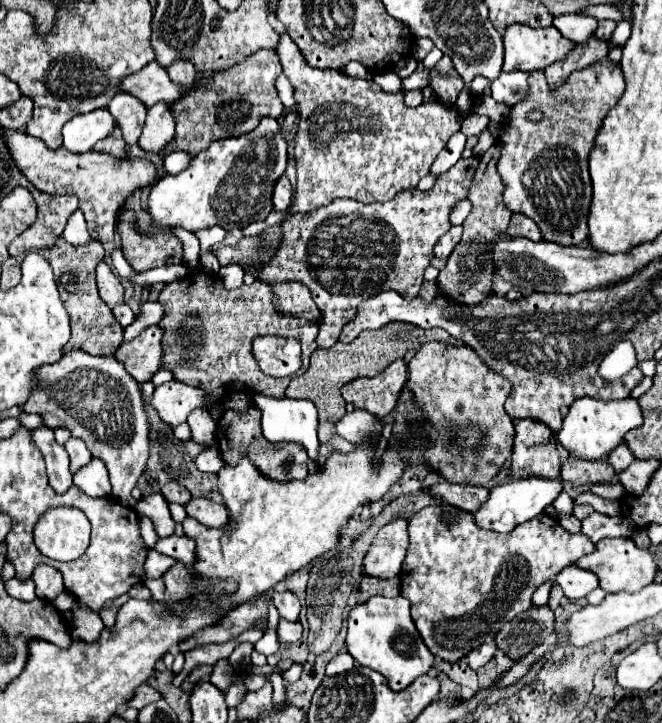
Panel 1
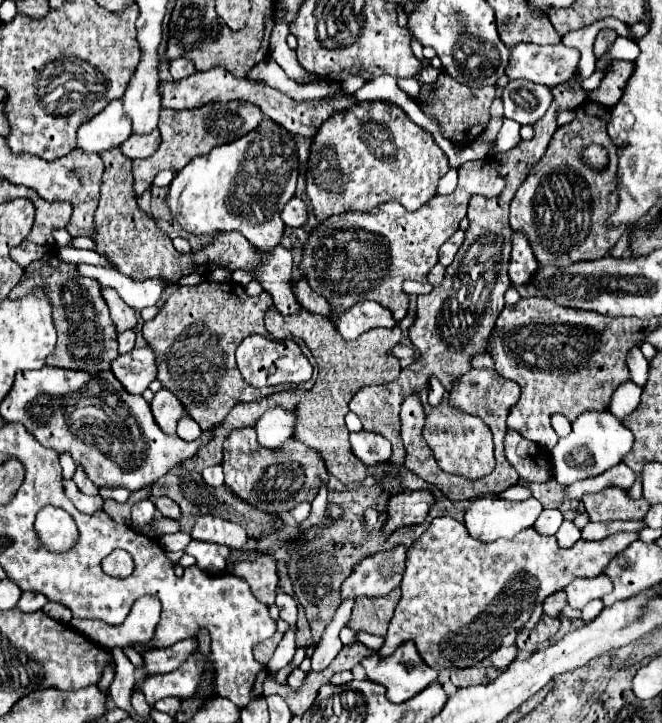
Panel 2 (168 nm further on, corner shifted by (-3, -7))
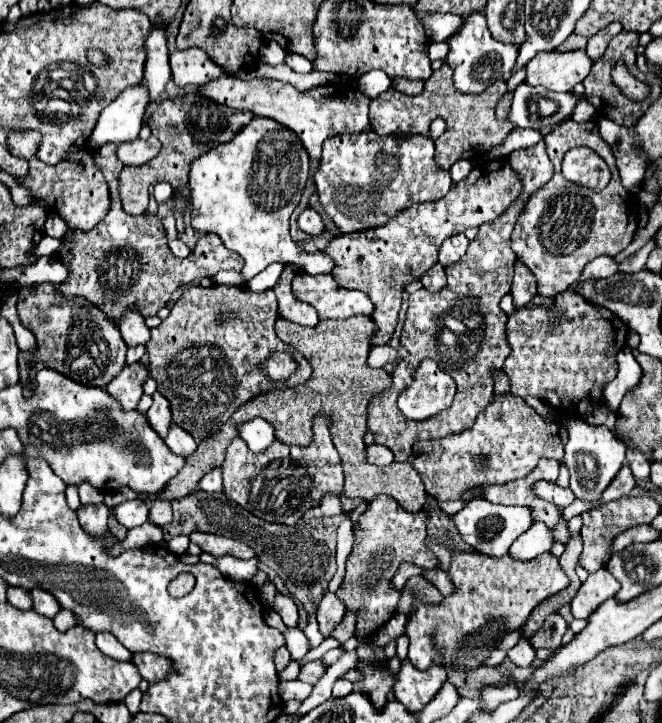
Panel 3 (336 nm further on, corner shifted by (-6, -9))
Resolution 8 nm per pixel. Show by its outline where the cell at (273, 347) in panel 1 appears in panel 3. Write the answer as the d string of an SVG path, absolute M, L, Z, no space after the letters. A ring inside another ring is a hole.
M274 352L270 356L270 360L264 364L264 372L272 378L272 380L284 380L288 376L292 376L296 370L296 362L284 352Z

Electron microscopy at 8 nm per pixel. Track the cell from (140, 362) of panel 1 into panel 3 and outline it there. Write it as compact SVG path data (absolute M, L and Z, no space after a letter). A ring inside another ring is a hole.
M140 362L132 364L132 366L124 366L124 370L118 374L118 378L114 378L106 386L106 392L114 400L118 400L118 404L122 406L124 412L134 410L142 398L142 384L146 378L148 378L148 370Z

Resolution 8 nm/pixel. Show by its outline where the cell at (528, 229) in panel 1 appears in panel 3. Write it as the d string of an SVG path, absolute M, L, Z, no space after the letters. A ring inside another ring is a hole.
M516 264L516 272L514 272L514 282L512 282L510 294L512 294L516 310L524 308L536 296L534 274L526 266L522 266L522 264Z

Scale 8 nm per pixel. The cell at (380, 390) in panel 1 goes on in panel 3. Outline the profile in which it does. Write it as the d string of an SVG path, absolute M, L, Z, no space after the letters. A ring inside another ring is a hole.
M544 142L512 152L508 162L522 176L522 194L502 216L498 216L498 220L480 226L476 240L470 242L462 260L444 268L448 282L440 292L430 294L426 288L422 288L410 294L408 312L400 334L400 346L410 354L410 360L400 360L396 364L392 372L392 386L376 394L368 406L368 430L374 434L376 444L388 446L394 452L398 462L408 460L412 444L420 440L436 440L470 428L476 416L494 398L494 372L502 370L504 360L510 354L510 344L506 340L508 316L498 308L500 298L510 292L514 276L516 260L510 248L510 234L528 198L552 178L552 162L546 156ZM424 358L432 358L438 368L442 368L442 372L450 374L458 384L458 392L452 406L444 412L438 412L430 420L406 420L406 416L402 416L398 410L396 400L406 384L410 384L414 368L418 368L420 360Z

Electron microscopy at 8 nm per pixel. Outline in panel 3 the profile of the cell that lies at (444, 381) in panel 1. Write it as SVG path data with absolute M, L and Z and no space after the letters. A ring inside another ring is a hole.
M506 394L506 396L494 396L492 404L488 404L488 408L478 414L474 426L464 430L462 436L457 437L456 434L436 442L420 441L414 444L408 462L412 462L412 466L422 476L422 482L430 496L434 496L436 500L460 500L464 490L470 490L482 484L506 484L528 476L536 468L538 460L542 458L554 458L562 462L566 440L568 440L568 430L562 424L560 426L546 424L544 418L534 408L526 406L522 398ZM482 456L484 456L484 464L478 464L476 458L482 458Z

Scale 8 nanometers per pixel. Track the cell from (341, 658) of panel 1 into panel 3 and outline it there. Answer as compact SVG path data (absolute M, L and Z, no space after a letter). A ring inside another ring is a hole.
M340 678L340 680L336 680L336 684L334 684L334 688L332 688L332 698L344 698L344 696L348 696L352 690L354 690L354 684Z

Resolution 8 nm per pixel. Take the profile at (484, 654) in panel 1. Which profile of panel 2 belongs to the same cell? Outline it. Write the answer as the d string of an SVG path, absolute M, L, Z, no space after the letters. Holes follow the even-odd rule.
M501 646L499 650L495 650L491 656L489 656L489 662L491 666L495 666L497 670L505 670L507 664L511 664L517 656L517 648L515 646Z

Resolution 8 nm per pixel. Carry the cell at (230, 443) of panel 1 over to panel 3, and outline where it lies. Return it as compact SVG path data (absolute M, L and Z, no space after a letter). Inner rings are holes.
M316 416L314 440L308 448L286 446L282 442L274 442L266 452L254 454L246 448L240 438L234 438L226 450L226 458L222 462L222 478L224 478L224 494L252 512L254 516L294 526L304 516L306 510L318 506L318 500L326 492L342 492L342 466L340 456L330 438L330 416Z

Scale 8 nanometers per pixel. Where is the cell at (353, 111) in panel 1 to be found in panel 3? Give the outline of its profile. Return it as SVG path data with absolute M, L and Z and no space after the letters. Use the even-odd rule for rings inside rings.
M372 130L328 138L314 180L324 212L344 234L388 224L412 204L440 200L452 186L450 172L434 164L434 142L430 138L394 140L392 136L382 138Z

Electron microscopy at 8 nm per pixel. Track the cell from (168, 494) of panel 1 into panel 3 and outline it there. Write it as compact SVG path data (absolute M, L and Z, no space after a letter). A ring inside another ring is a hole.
M160 498L152 500L152 502L150 502L148 516L150 516L148 520L150 520L152 524L156 524L156 526L166 526L166 524L170 524L170 522L172 522L172 506L170 506L170 502L168 502L168 500L160 500Z

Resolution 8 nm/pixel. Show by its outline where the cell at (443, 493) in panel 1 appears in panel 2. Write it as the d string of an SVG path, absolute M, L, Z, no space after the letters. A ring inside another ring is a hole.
M409 490L395 494L389 500L385 532L391 534L399 526L411 526L423 522L433 504L435 496L431 490Z

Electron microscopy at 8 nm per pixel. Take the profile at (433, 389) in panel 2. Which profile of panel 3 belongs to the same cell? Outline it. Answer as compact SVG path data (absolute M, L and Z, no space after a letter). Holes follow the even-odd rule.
M430 358L422 360L412 376L412 384L400 394L400 412L410 420L426 420L446 410L456 394L452 376L442 372Z

